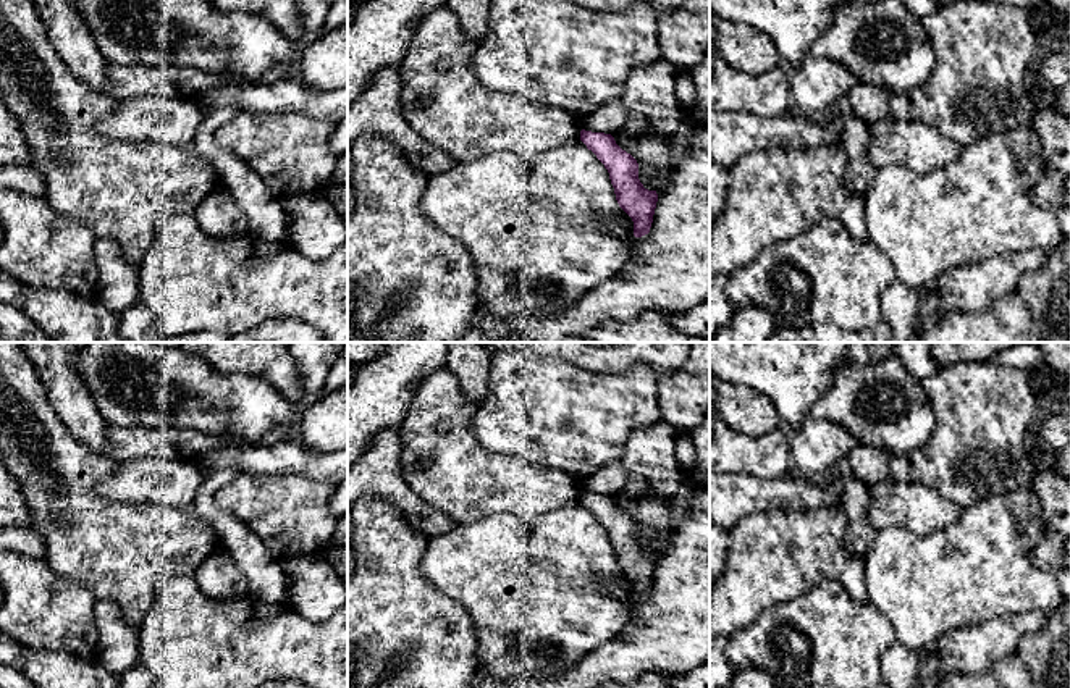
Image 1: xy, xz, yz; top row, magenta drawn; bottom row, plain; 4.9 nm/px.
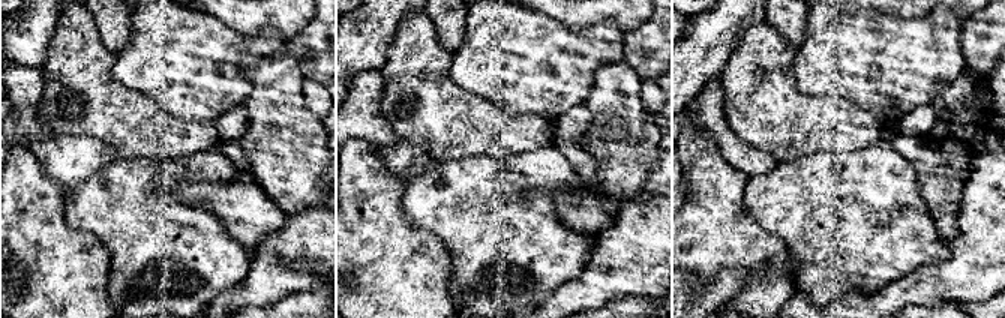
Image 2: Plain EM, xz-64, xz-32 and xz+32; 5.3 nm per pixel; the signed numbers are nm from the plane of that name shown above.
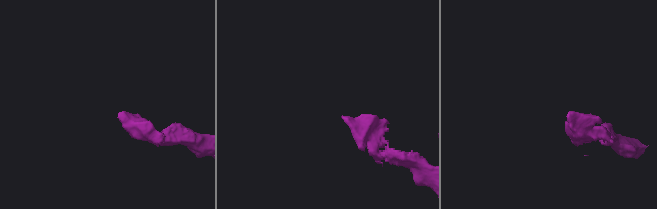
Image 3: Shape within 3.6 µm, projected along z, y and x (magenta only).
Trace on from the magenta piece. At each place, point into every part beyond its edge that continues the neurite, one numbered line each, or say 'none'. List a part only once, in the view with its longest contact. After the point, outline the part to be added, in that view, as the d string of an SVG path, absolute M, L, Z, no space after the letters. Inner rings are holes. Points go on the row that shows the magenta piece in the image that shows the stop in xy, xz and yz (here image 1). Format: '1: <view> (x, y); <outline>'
none

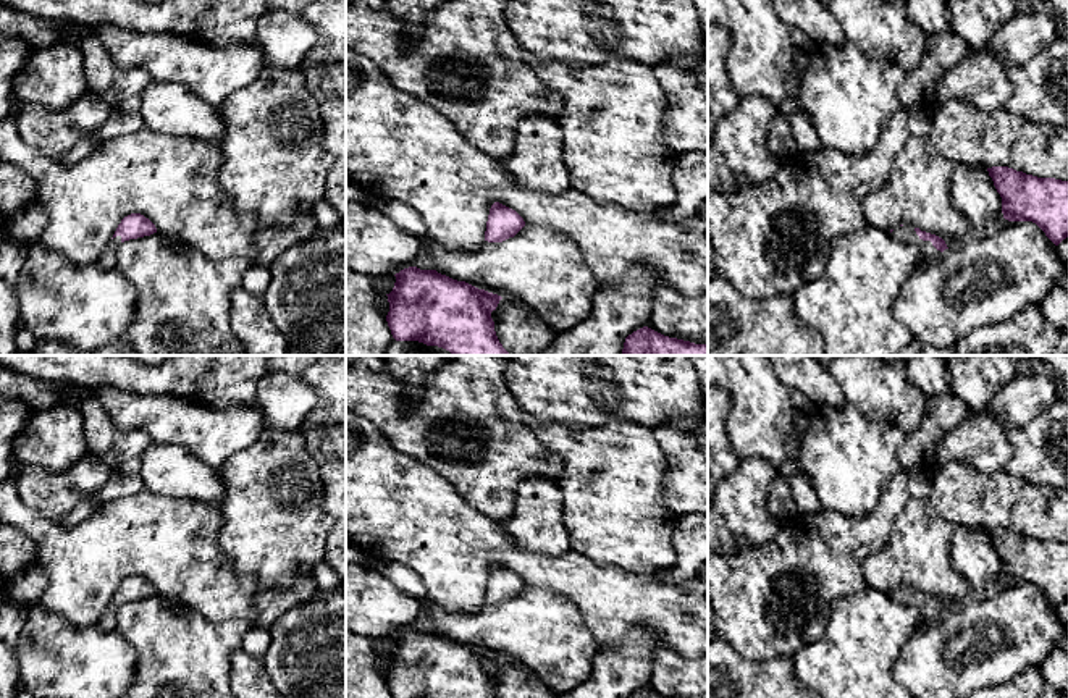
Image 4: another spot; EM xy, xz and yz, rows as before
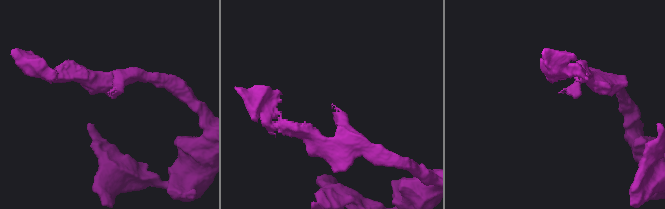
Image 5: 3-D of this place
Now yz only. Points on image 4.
1: yz (928, 252); M903 225L894 228L890 233L894 239L898 239L906 244L915 244L919 250L921 262L934 262L942 252L937 250L931 241L923 241L911 225Z

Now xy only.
1: xy (107, 260); M116 236L113 238L107 246L105 249L102 250L102 254L99 255L95 265L99 268L103 268L103 270L111 270L116 267L116 250L118 250L118 246L121 244L121 236Z

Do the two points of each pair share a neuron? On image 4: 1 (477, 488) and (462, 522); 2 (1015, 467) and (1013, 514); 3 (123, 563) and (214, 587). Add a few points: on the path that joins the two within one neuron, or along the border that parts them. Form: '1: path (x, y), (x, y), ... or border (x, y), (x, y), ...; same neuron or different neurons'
1: border (445, 477), (475, 509), (500, 522); different neurons
2: border (1005, 469), (1033, 483), (1051, 487); different neurons
3: path (146, 563), (186, 563), (191, 567); same neuron

